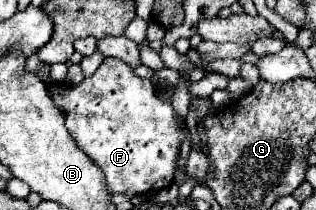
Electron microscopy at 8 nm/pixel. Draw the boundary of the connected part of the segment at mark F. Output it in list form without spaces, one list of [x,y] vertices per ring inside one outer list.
[[[104,58],[100,68],[90,78],[84,78],[78,86],[68,88],[64,84],[48,84],[48,92],[54,104],[64,110],[66,128],[70,130],[74,142],[78,142],[78,148],[82,148],[86,156],[104,172],[110,192],[144,194],[172,184],[178,150],[182,140],[188,136],[188,128],[186,124],[178,124],[172,100],[162,100],[152,80],[138,78],[132,66],[118,62],[118,58]]]

